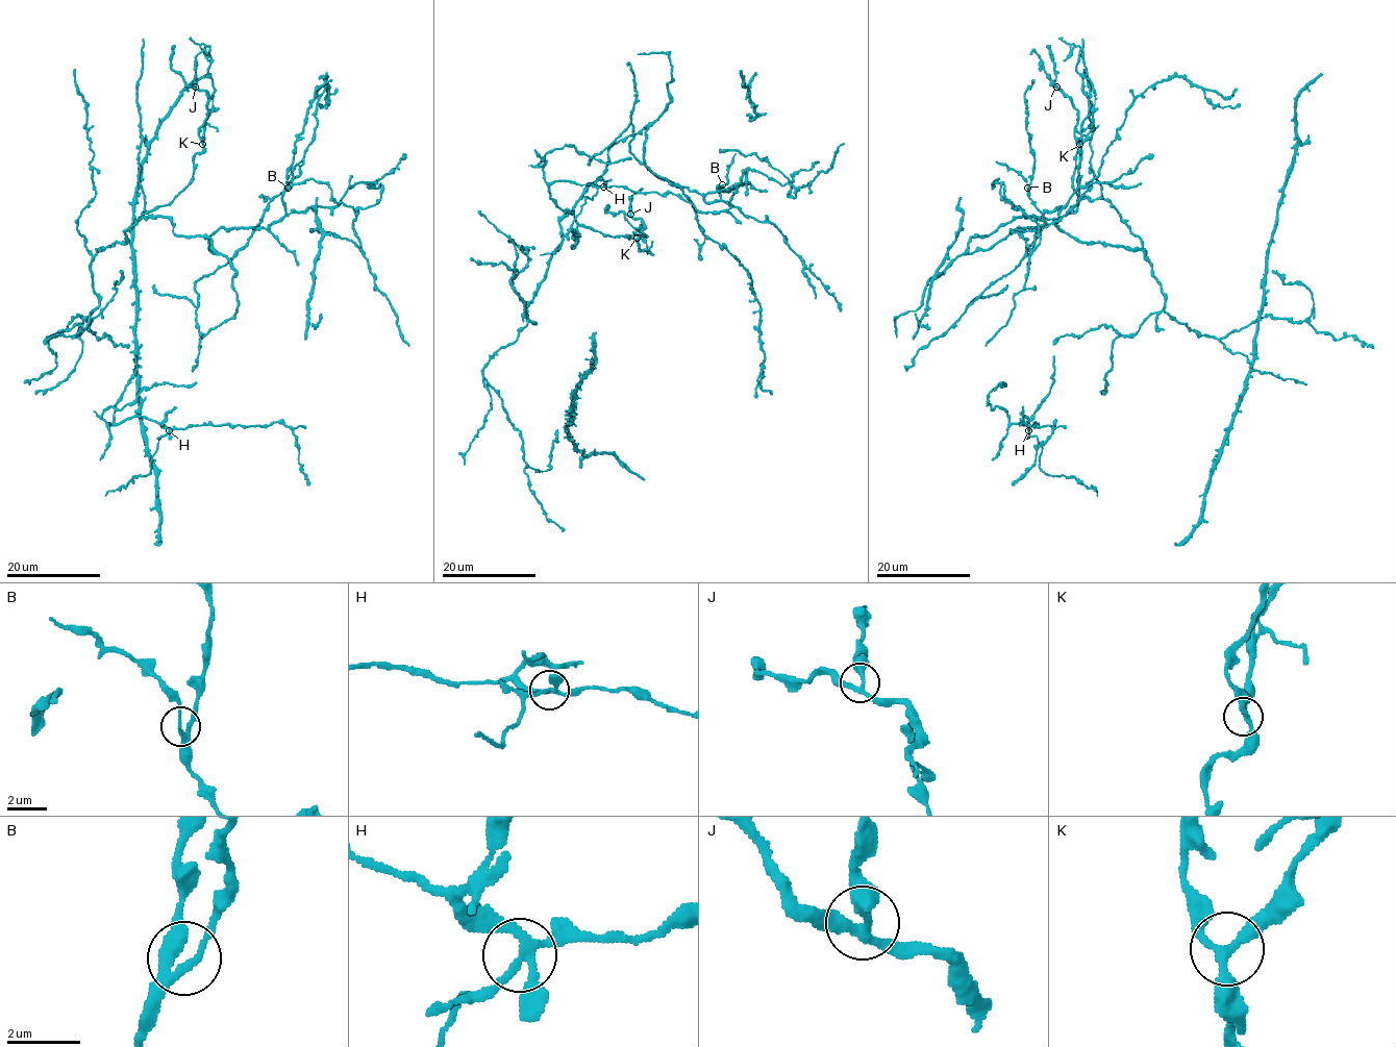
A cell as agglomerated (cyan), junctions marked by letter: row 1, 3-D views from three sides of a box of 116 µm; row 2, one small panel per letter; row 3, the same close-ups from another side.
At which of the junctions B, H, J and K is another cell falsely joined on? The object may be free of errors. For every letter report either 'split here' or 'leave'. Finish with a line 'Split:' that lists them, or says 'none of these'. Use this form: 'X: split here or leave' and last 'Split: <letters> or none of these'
B: leave
H: split here
J: leave
K: leave
Split: H

